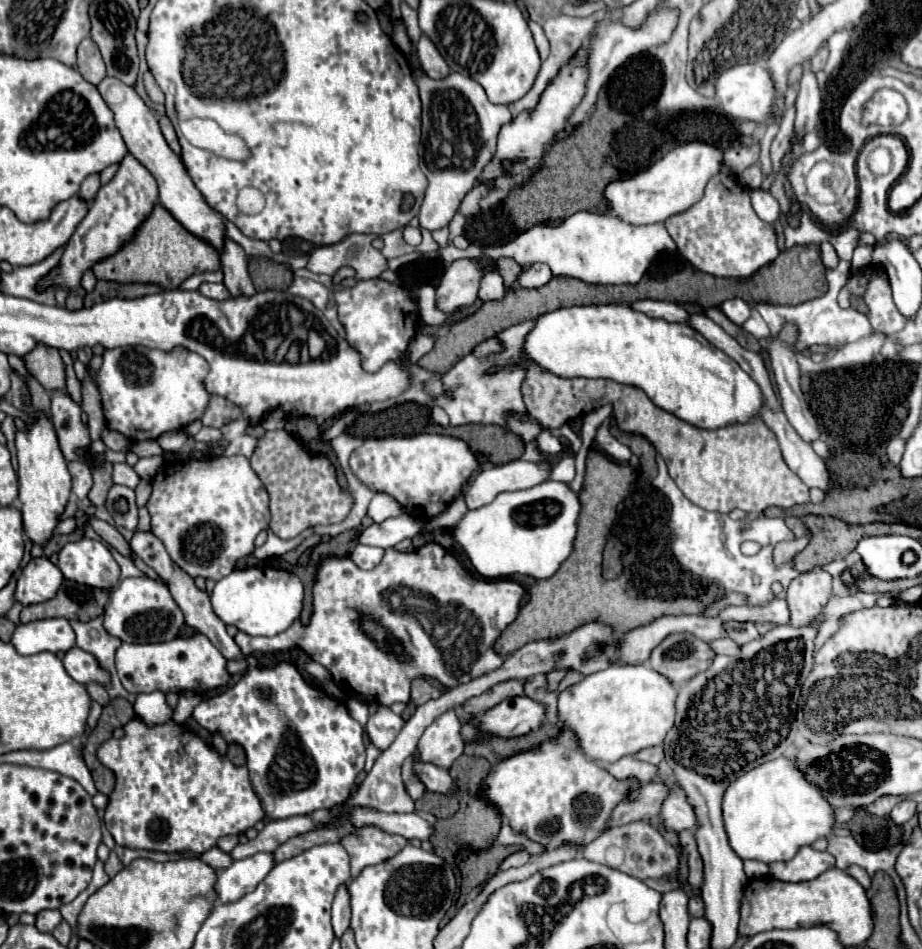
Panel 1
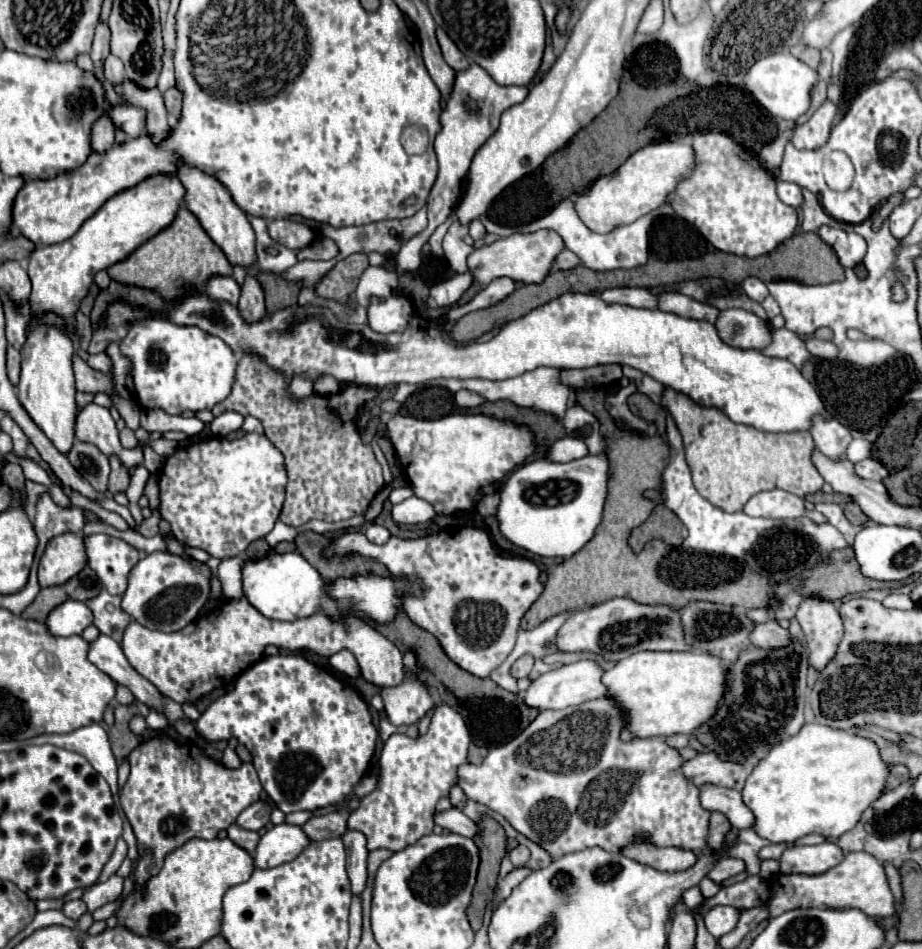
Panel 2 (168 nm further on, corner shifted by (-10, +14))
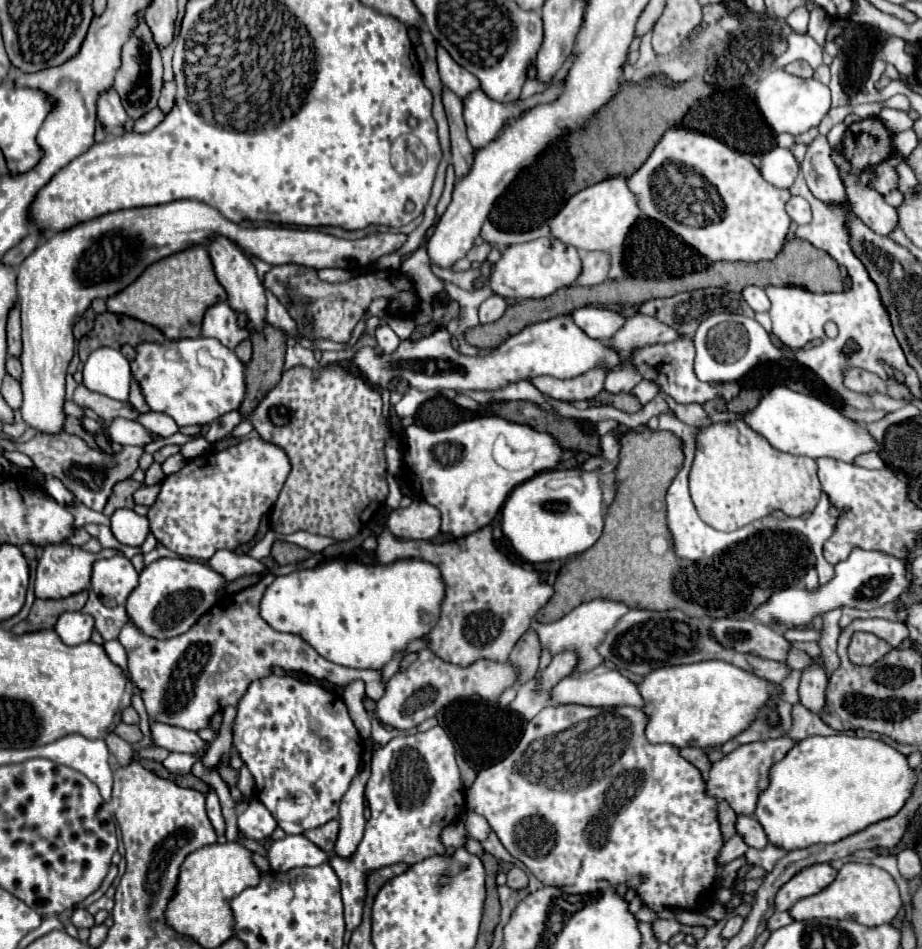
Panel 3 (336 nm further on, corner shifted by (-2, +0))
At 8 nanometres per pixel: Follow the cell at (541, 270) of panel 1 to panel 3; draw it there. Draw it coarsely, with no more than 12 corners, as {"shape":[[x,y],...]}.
{"shape":[[608,253],[582,257],[576,285],[598,285],[608,273]]}

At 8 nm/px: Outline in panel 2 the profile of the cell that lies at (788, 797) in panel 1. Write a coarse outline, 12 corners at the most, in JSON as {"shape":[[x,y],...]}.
{"shape":[[808,723],[742,791],[772,843],[840,837],[884,793],[872,739]]}

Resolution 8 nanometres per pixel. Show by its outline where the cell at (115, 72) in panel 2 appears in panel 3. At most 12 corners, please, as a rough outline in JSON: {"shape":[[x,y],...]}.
{"shape":[[114,87],[98,97],[98,121],[110,135],[132,131]]}

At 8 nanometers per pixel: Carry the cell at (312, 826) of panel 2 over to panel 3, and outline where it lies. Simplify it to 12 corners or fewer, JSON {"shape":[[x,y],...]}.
{"shape":[[338,819],[324,827],[304,831],[316,847],[326,853],[334,851],[338,837]]}

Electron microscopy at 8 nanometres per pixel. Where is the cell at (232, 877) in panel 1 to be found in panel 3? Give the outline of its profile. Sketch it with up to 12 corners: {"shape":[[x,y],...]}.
{"shape":[[304,835],[268,847],[270,871],[314,867],[328,855]]}

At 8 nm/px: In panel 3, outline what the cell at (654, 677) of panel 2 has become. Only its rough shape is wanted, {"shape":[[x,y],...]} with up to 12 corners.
{"shape":[[724,661],[636,683],[650,743],[720,747],[778,685]]}

